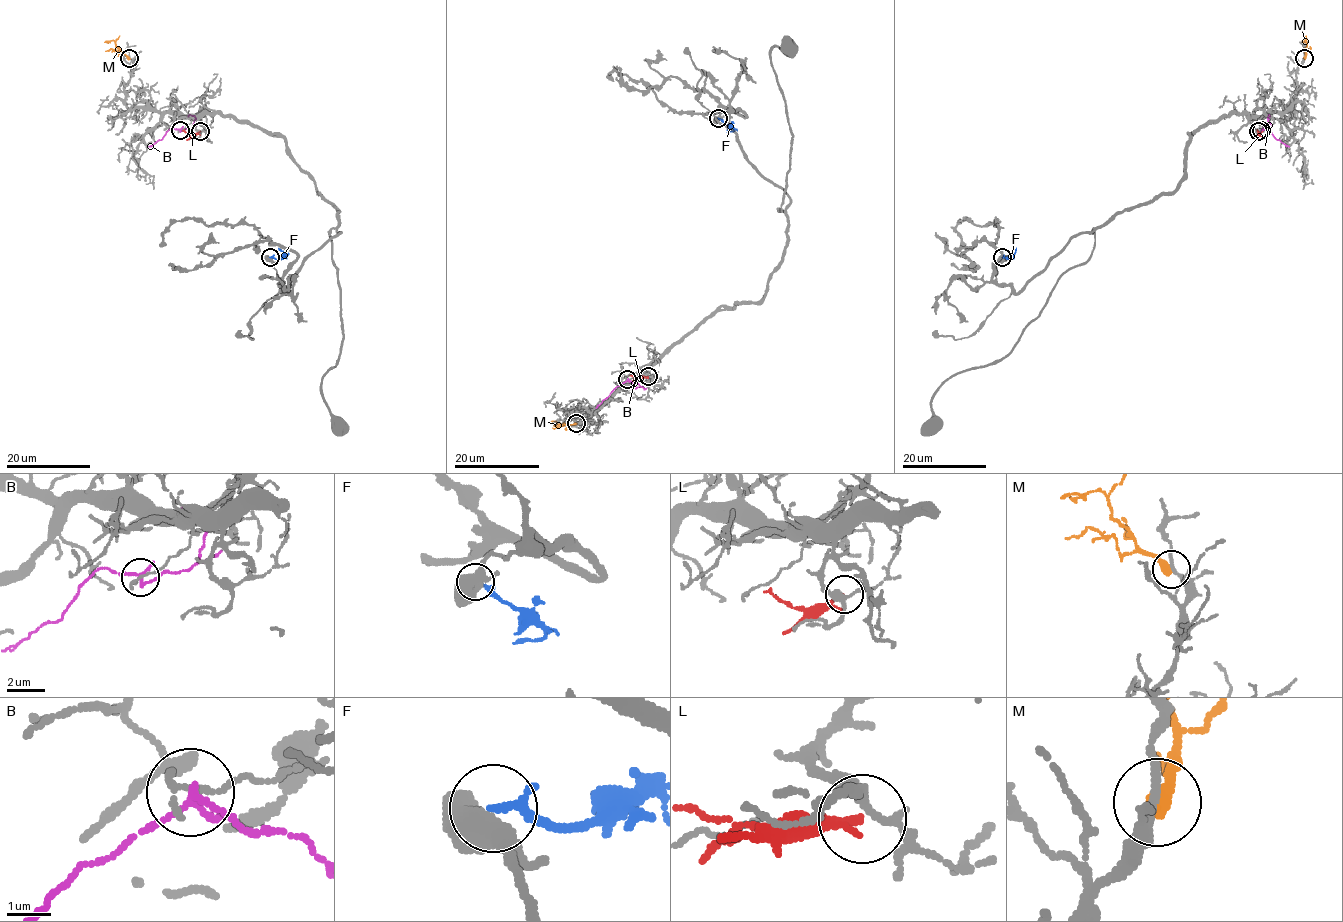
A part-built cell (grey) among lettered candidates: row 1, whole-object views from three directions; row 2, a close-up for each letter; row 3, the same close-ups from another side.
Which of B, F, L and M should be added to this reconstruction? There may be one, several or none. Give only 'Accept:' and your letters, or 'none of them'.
Accept: none of them

